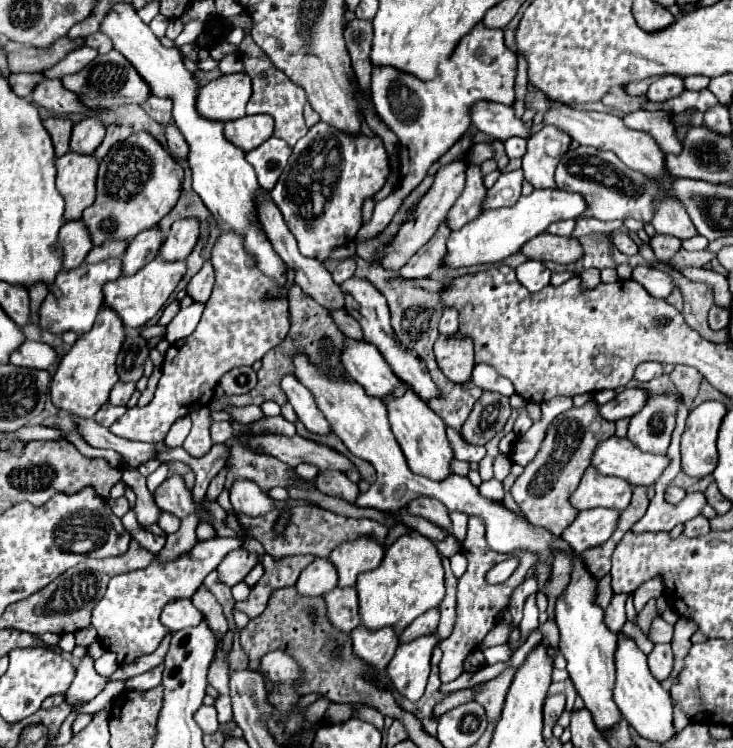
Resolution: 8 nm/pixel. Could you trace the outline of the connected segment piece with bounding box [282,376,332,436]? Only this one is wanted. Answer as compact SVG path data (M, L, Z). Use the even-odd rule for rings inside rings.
M286 376L282 380L282 390L286 392L288 402L292 404L294 412L298 414L298 418L302 420L302 424L306 426L308 432L318 434L318 436L332 434L332 426L328 424L328 420L324 418L324 414L316 406L312 392L304 384L300 384L294 376Z

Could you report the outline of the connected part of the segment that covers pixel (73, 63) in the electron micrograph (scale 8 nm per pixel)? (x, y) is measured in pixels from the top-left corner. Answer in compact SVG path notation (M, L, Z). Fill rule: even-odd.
M82 46L78 50L72 50L64 60L60 60L58 64L54 64L52 68L44 70L42 74L46 78L62 78L66 74L72 74L72 72L78 72L82 70L88 62L92 62L94 58L98 56L98 52L94 48L88 48L88 46Z

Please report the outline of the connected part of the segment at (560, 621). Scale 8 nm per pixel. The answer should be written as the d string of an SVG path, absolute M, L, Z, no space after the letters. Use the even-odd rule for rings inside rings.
M574 556L574 572L568 588L564 594L556 600L556 624L560 628L560 652L568 662L568 674L570 680L578 692L578 696L584 700L586 710L592 714L594 726L598 732L614 730L616 724L622 720L622 714L612 698L614 680L616 680L616 668L614 668L614 654L616 654L616 634L610 632L602 618L604 610L594 604L596 596L596 580L586 572L584 564L578 556Z

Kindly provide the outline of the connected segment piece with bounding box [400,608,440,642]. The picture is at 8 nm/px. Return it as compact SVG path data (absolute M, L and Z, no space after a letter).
M432 608L430 612L424 612L418 620L414 620L414 622L410 624L410 628L406 628L406 630L400 634L400 640L402 640L402 642L408 642L408 640L420 638L420 636L424 636L424 634L436 632L438 620L440 620L438 608Z

